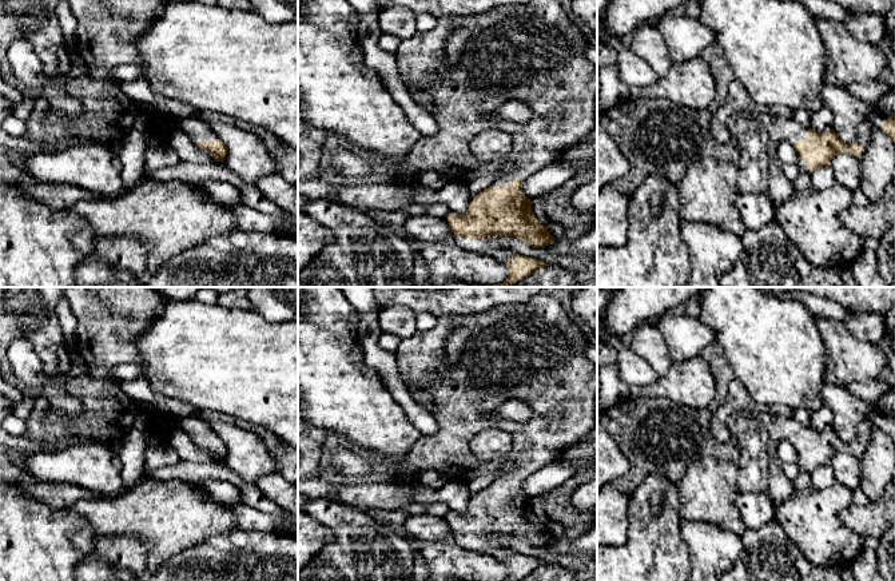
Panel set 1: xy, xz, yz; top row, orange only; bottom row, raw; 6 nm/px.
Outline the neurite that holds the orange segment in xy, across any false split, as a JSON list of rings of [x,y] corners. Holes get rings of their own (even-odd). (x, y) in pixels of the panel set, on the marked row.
[[[154,115],[151,132],[155,135],[170,136],[172,130],[183,132],[199,148],[206,150],[214,162],[223,162],[227,154],[224,143],[211,131],[207,123],[198,118],[166,119]]]

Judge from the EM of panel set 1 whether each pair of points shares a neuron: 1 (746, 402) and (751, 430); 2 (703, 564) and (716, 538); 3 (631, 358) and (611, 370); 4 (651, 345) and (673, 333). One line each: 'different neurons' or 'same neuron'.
1: different neurons
2: same neuron
3: different neurons
4: different neurons

